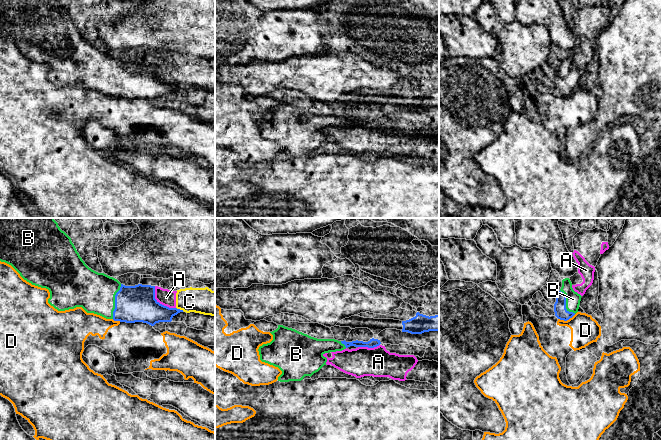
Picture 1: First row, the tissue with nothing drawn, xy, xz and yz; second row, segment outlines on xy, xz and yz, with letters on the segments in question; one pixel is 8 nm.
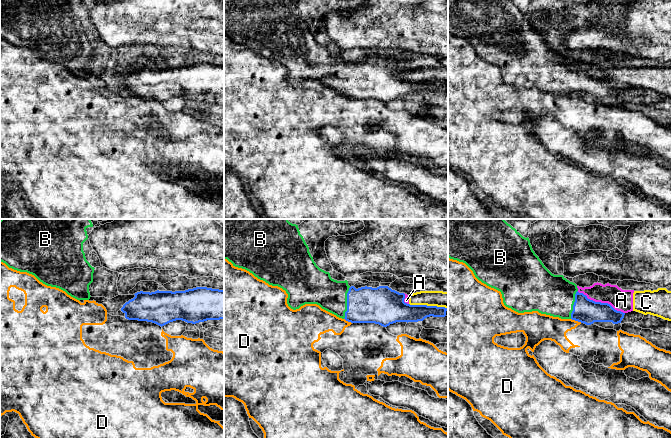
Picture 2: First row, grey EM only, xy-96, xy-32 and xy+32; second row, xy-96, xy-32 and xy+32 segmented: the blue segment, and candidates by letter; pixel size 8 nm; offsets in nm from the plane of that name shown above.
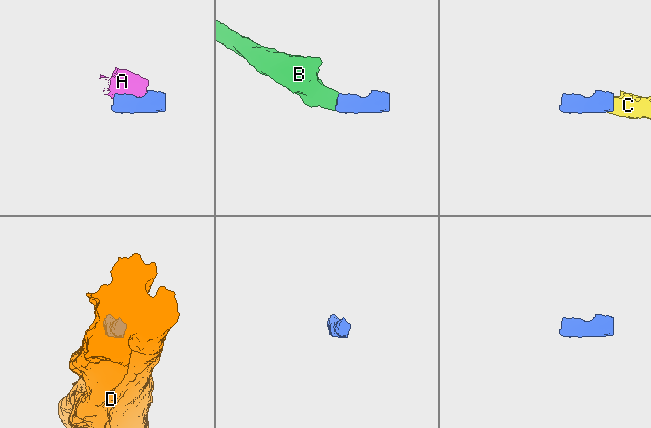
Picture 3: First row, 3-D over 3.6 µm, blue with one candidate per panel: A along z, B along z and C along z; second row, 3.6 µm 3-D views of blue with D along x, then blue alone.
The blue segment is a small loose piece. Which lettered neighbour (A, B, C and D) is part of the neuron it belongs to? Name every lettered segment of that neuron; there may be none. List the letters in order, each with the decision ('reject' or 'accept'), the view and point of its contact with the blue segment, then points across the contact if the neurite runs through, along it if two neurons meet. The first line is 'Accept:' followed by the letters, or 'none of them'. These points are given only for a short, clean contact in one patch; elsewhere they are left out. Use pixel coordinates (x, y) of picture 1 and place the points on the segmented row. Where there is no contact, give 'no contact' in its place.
Accept: B
A: reject; contact xy (158, 302); border xy (154, 286), (154, 297), (160, 303), (175, 308)
B: accept; contact xy (115, 301); way xy (137, 303), (120, 303), (115, 301), (95, 292)
C: reject; contact xy (179, 309); border xy (176, 307), (183, 310)
D: reject; contact yz (566, 320); border yz (575, 314), (566, 320), (558, 319)

